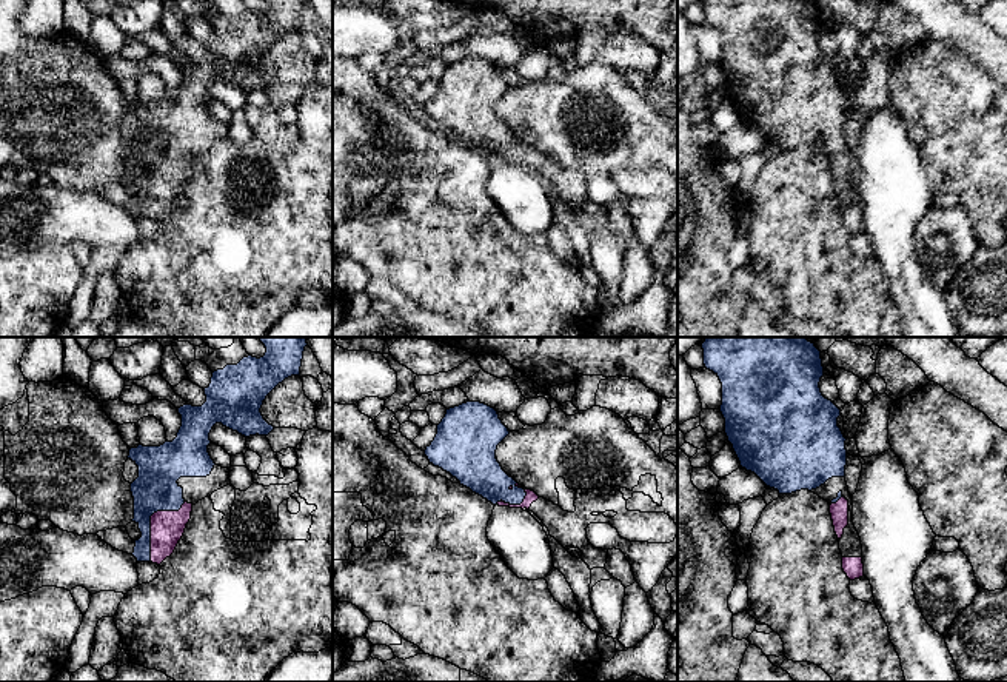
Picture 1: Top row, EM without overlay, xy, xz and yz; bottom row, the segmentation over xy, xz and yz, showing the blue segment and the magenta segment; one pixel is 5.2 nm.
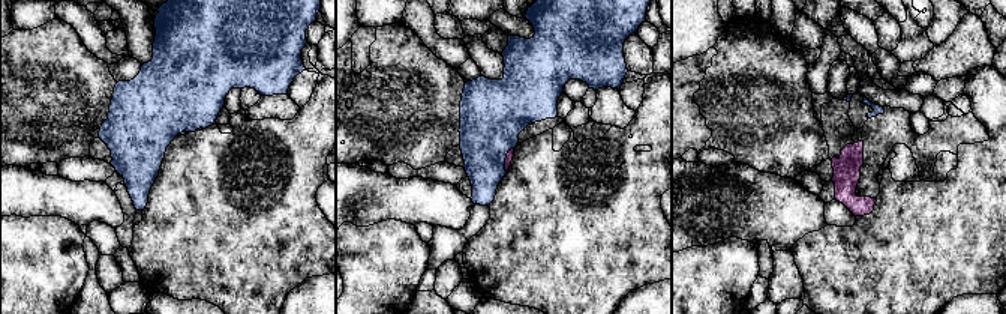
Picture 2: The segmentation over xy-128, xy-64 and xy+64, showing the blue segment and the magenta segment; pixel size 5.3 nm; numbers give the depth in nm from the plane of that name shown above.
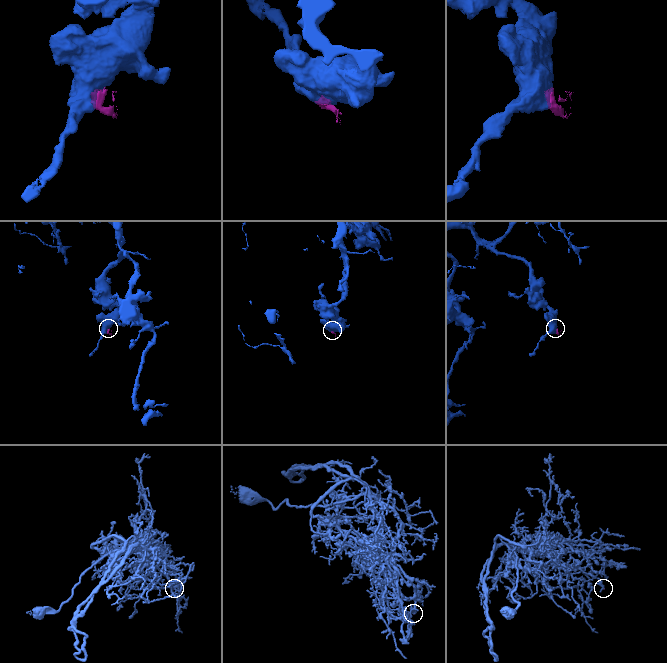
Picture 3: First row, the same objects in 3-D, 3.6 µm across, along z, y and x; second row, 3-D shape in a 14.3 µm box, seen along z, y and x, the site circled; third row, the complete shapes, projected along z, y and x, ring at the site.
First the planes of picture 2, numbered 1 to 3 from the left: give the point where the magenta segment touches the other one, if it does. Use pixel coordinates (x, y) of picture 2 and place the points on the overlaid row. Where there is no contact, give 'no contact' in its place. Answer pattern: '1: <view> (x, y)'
1: no contact
2: xy-64 (504, 160)
3: no contact

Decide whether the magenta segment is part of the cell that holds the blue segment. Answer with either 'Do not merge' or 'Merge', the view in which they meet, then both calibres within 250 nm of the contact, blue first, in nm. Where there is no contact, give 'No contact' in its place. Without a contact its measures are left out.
Merge. Touches blue in xy. Thickness 240 nm (blue) against 180 nm

